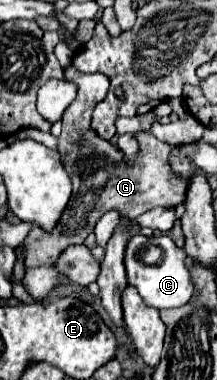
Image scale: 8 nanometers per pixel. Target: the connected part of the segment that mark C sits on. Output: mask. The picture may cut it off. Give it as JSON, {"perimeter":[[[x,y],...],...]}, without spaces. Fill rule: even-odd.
{"perimeter":[[[136,233],[126,247],[126,273],[128,273],[128,283],[138,289],[144,303],[150,305],[150,307],[156,307],[156,309],[182,307],[190,301],[190,297],[194,293],[194,283],[192,283],[190,271],[186,267],[186,253],[184,253],[184,249],[176,247],[174,241],[168,235],[144,237],[142,233]],[[150,245],[158,245],[164,251],[162,261],[158,265],[146,265],[142,261],[142,255],[146,253],[146,249]]]}

